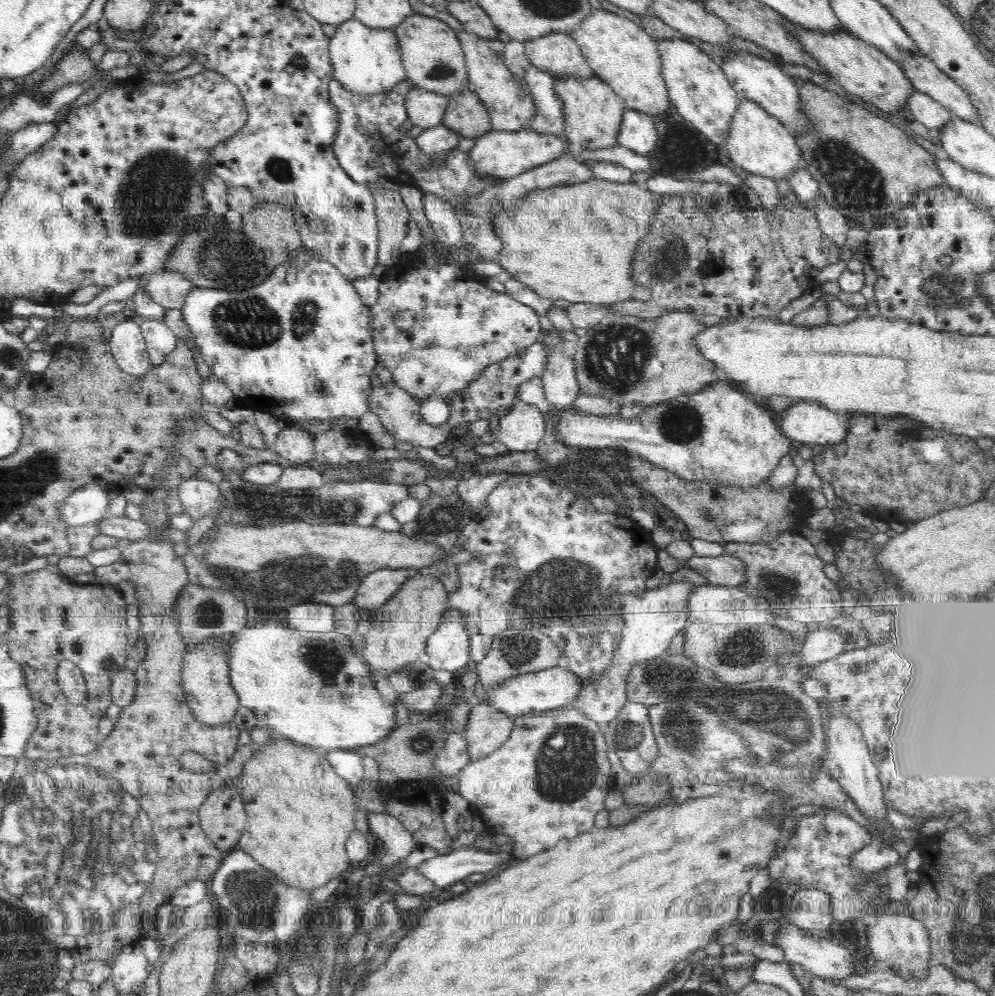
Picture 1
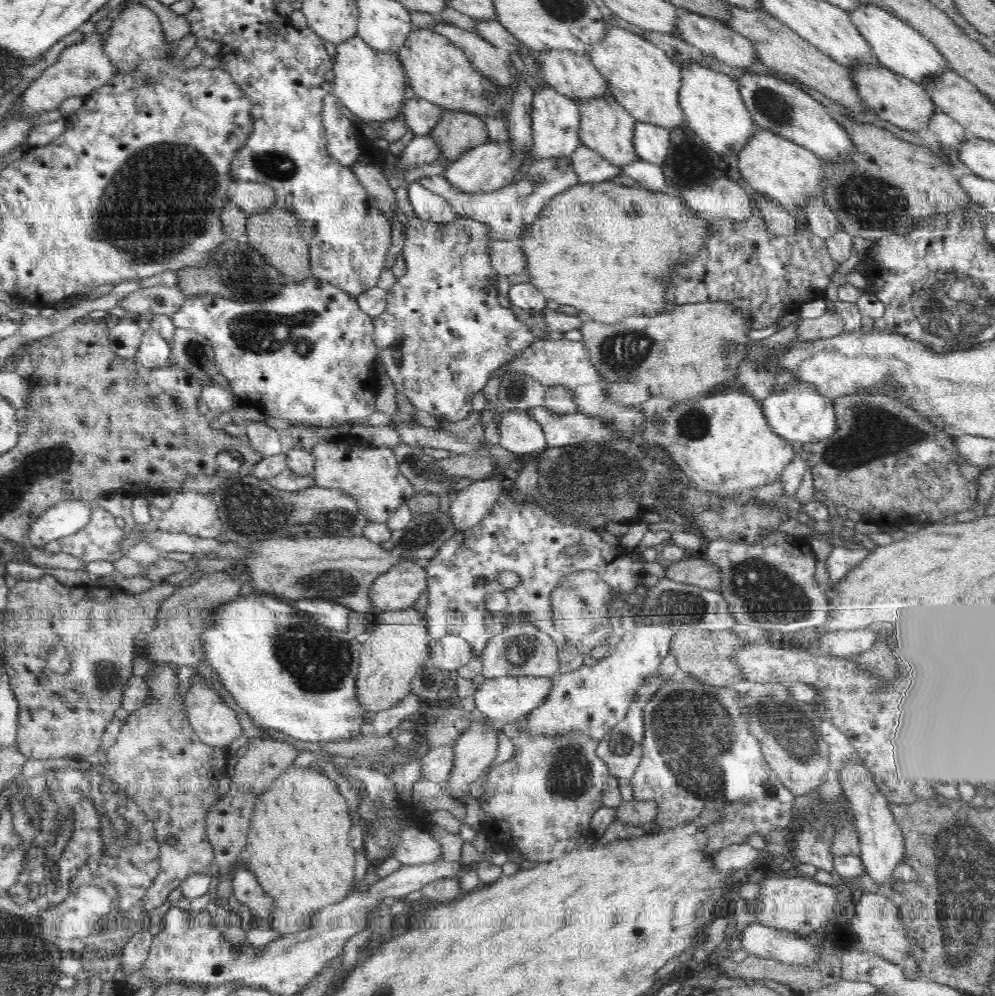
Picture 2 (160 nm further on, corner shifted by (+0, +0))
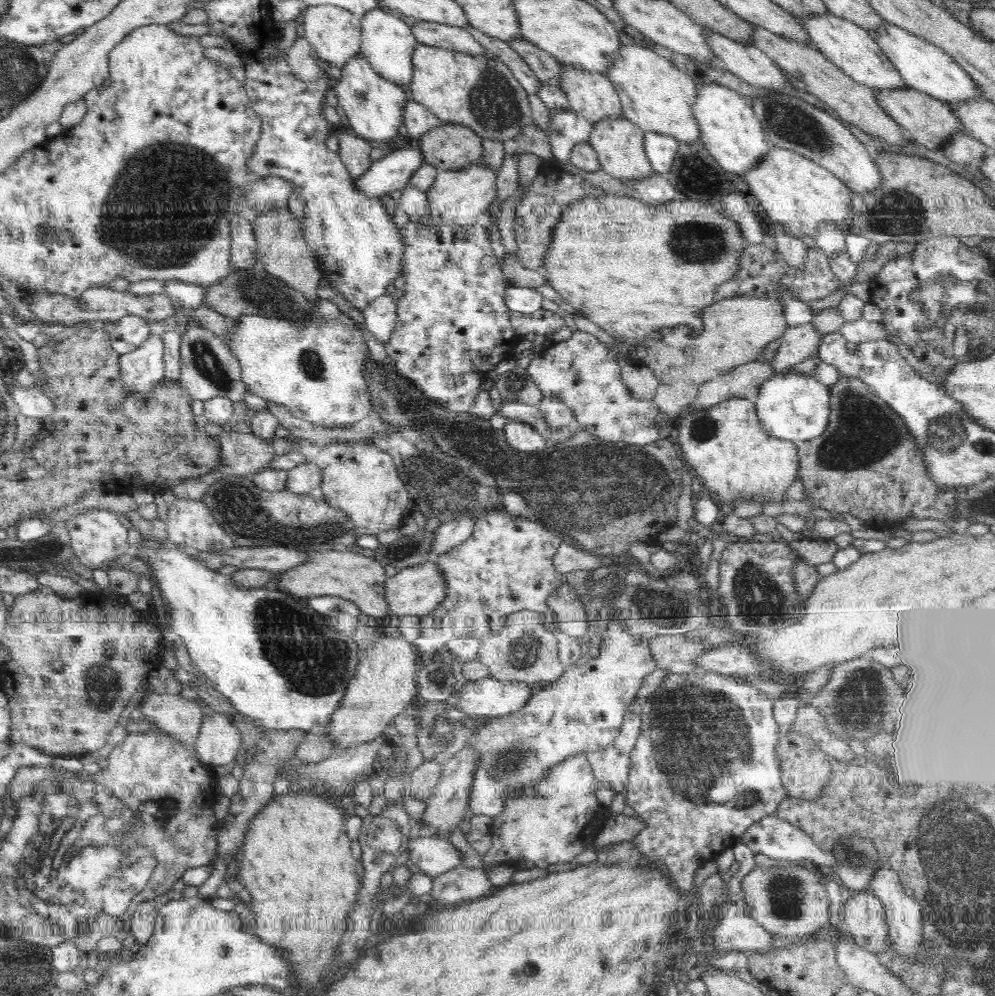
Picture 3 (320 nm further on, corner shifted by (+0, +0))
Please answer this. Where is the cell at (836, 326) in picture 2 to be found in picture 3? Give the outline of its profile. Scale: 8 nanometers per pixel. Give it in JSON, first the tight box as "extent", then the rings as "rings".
{"extent":[771,322,823,374],"rings":[[[810,322],[800,326],[788,326],[771,362],[772,370],[776,374],[787,372],[790,366],[818,354],[817,346],[822,337],[823,335],[820,335]]]}

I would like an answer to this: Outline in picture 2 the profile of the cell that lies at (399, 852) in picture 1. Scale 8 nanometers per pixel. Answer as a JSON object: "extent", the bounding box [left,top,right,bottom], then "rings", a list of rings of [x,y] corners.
{"extent":[391,825,443,866],"rings":[[[413,825],[403,826],[399,843],[391,851],[394,858],[408,866],[432,864],[443,859],[440,842],[436,841],[428,830]]]}

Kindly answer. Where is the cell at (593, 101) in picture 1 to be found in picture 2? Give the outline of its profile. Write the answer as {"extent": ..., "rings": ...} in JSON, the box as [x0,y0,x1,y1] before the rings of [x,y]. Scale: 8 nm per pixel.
{"extent":[576,94,639,168],"rings":[[[610,94],[598,100],[586,98],[576,102],[580,111],[580,140],[581,144],[594,150],[610,165],[622,168],[632,165],[639,160],[634,141],[634,128],[637,120],[621,105],[612,98]]]}

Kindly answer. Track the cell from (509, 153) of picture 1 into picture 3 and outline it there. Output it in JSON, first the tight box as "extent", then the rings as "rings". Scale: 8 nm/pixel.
{"extent":[419,165,497,224],"rings":[[[472,165],[459,170],[439,171],[432,186],[425,191],[427,211],[419,222],[429,224],[476,224],[483,221],[496,196],[497,173],[485,165]]]}

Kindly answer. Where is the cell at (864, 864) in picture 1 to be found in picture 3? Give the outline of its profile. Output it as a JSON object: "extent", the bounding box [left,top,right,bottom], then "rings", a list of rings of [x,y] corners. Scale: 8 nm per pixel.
{"extent":[742,814,837,870],"rings":[[[775,814],[764,816],[758,822],[751,824],[742,834],[746,847],[750,848],[751,852],[755,854],[765,854],[770,858],[777,860],[807,860],[821,868],[833,870],[837,864],[836,858],[830,852],[823,852],[816,843],[804,832],[790,822],[778,818]]]}

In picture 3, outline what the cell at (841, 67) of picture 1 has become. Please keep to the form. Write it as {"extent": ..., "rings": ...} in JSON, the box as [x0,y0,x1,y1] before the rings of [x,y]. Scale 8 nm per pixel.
{"extent":[876,89,964,150],"rings":[[[893,89],[892,91],[876,90],[876,99],[880,107],[889,114],[896,123],[898,123],[906,132],[909,138],[917,144],[922,144],[930,150],[943,150],[944,144],[952,138],[954,134],[960,134],[964,131],[964,125],[952,107],[940,100],[932,99],[932,96],[926,95],[916,89]]]}

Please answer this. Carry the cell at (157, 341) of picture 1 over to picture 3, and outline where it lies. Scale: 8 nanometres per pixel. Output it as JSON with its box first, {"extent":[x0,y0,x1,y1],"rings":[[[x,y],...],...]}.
{"extent":[119,334,165,394],"rings":[[[151,334],[138,348],[120,355],[119,380],[122,388],[130,394],[153,391],[165,375],[164,353],[163,338]]]}

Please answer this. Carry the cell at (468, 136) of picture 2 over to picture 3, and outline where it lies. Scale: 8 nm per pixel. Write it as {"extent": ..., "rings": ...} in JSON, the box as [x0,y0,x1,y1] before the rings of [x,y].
{"extent":[419,122,483,171],"rings":[[[453,122],[434,127],[419,139],[424,163],[440,171],[476,165],[483,154],[481,138],[471,128]]]}

